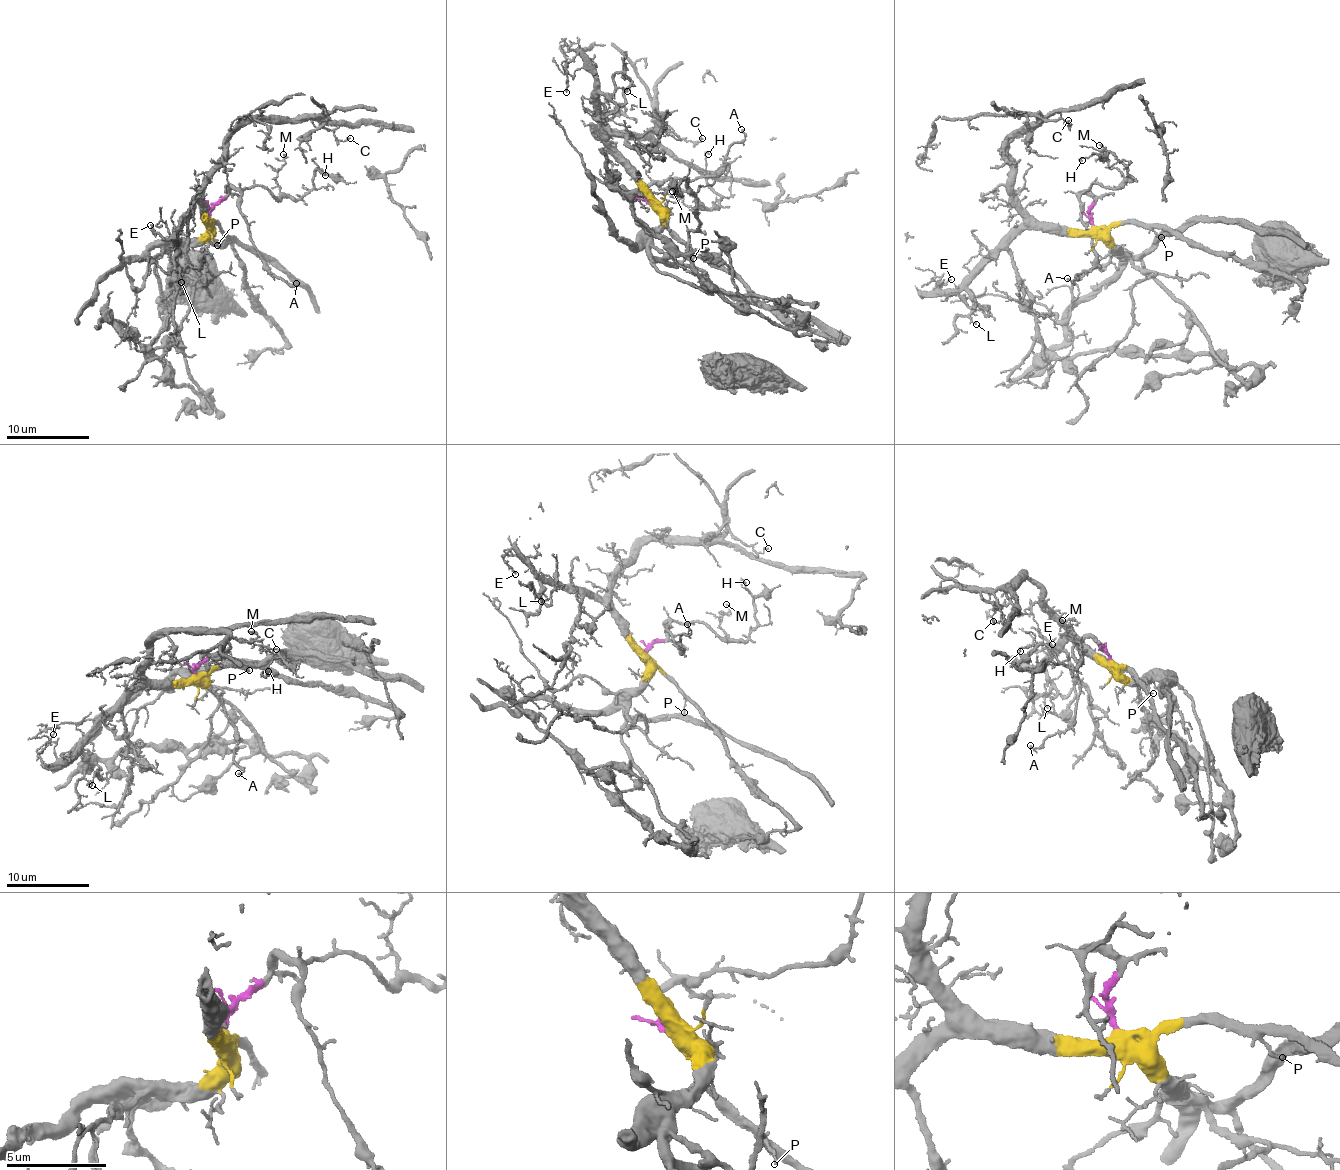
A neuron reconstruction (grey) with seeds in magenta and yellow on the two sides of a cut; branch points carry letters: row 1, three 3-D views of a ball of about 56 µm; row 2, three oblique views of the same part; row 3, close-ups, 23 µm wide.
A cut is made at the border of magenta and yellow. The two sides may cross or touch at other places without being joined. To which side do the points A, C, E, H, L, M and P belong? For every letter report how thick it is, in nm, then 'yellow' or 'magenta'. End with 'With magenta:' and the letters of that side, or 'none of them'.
A: calibre 140 nm; magenta
C: calibre 110 nm; yellow
E: calibre 120 nm; yellow
H: calibre 120 nm; magenta
L: calibre 150 nm; yellow
M: calibre 150 nm; magenta
P: calibre 90 nm; yellow
With magenta: A, H, M

